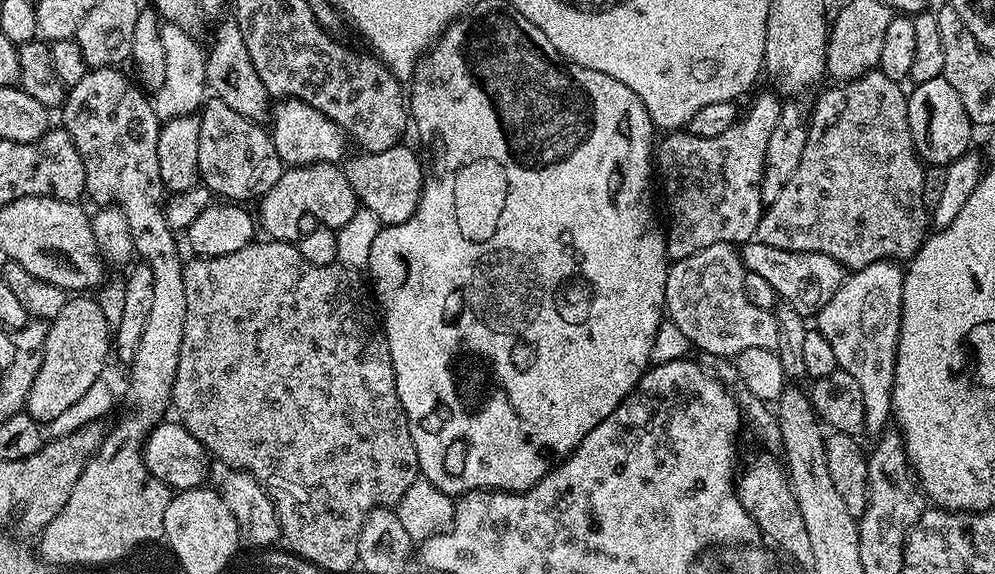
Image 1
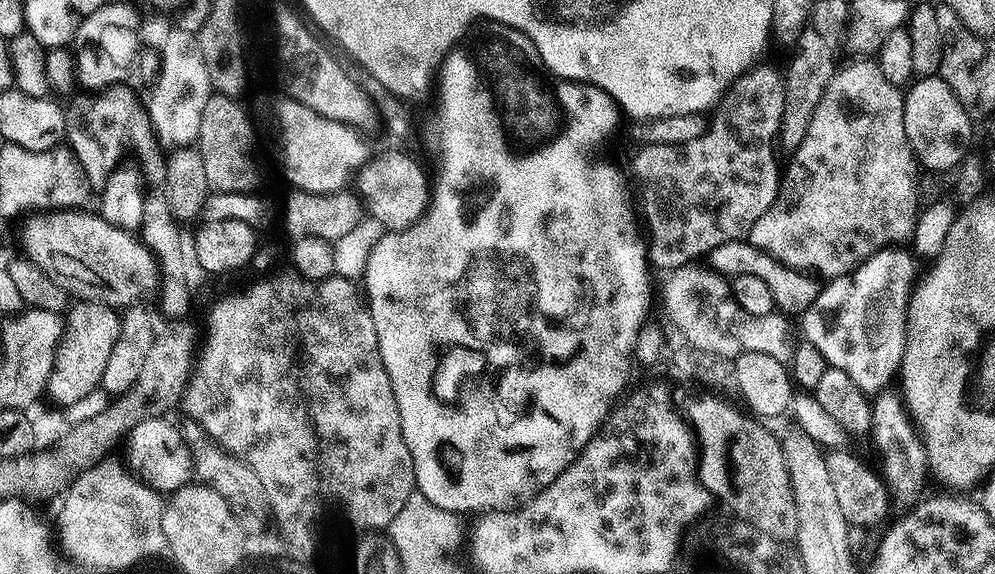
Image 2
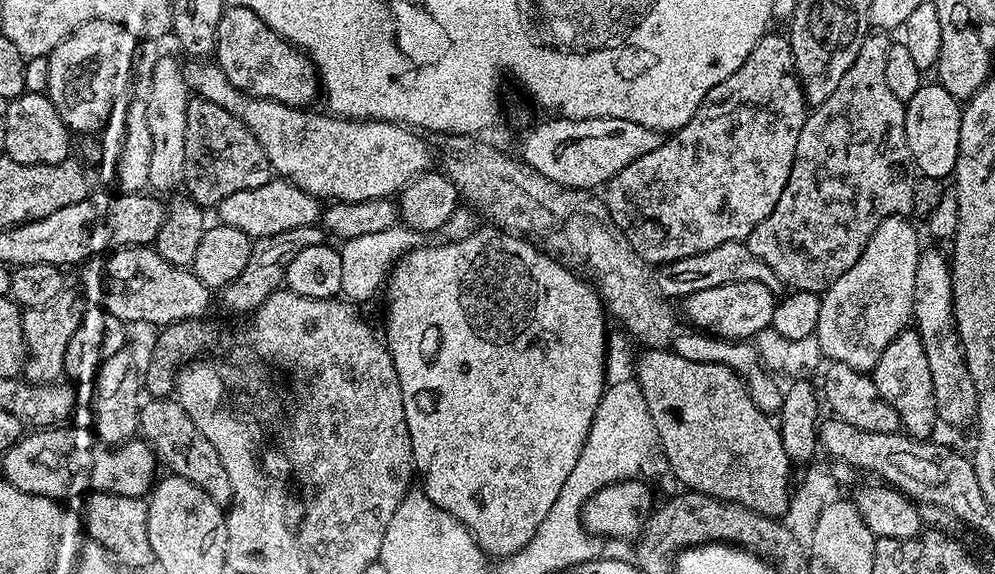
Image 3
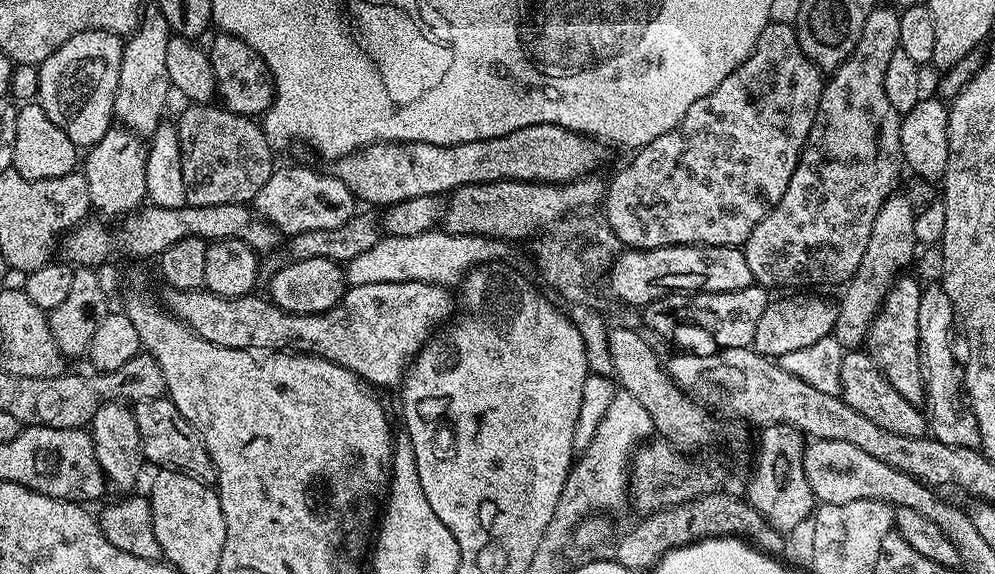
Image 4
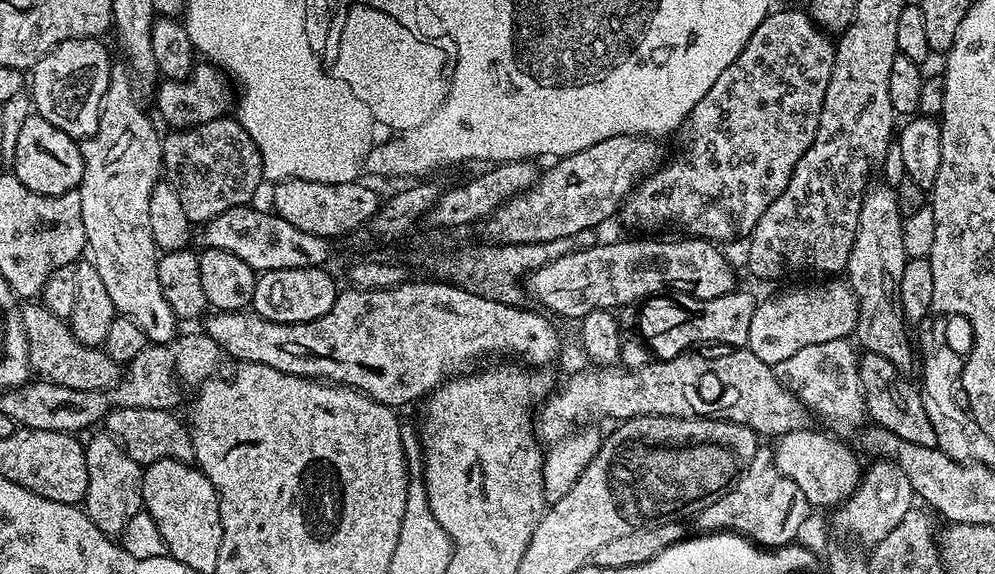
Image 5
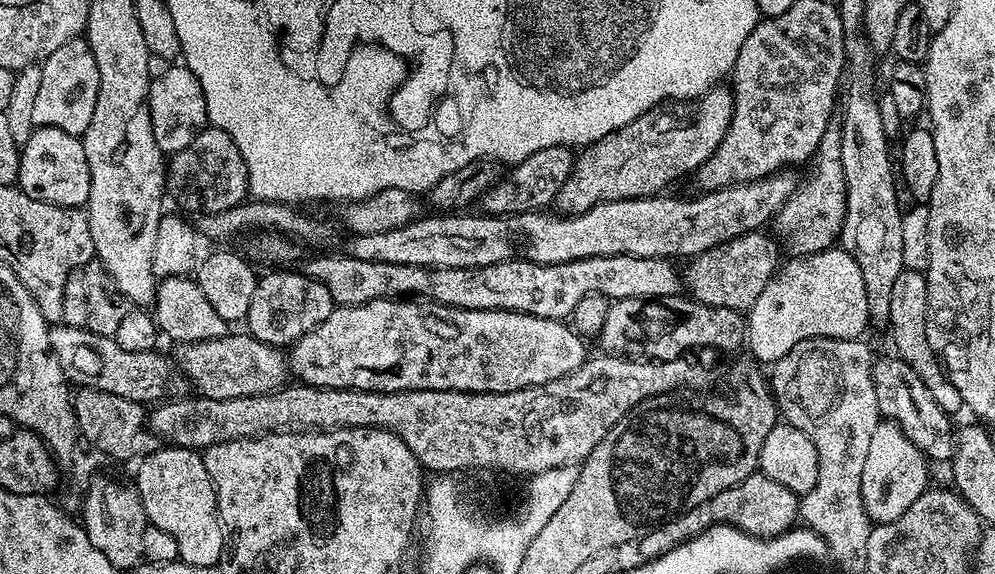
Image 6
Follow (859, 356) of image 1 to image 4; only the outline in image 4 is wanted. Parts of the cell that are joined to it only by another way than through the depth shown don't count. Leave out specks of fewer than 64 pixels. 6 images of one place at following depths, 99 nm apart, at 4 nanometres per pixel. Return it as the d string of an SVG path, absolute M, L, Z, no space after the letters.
M894 194L878 210L878 218L874 218L874 226L870 230L870 242L866 246L866 254L862 258L860 268L843 289L844 297L838 301L838 314L834 335L845 349L856 350L867 341L868 328L879 312L888 289L896 283L904 268L913 263L918 252L918 241L914 234L914 222L917 209L901 194Z

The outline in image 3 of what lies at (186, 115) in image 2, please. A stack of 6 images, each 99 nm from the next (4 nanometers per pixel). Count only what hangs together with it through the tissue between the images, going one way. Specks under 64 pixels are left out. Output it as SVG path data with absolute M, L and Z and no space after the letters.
M161 55L154 66L153 86L150 89L149 106L146 107L146 122L150 125L150 137L153 142L147 187L157 193L164 192L167 188L179 189L184 183L186 112L189 99L190 89L181 61L176 61L172 56Z

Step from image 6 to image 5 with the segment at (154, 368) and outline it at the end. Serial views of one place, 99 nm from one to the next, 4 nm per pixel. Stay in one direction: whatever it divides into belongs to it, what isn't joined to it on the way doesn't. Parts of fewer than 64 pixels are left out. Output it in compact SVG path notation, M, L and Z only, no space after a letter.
M28 302L21 307L20 316L28 339L28 366L37 377L57 384L70 386L70 390L101 392L112 387L122 375L121 365L104 353L103 347L80 344L71 327L62 318L50 314L43 303Z

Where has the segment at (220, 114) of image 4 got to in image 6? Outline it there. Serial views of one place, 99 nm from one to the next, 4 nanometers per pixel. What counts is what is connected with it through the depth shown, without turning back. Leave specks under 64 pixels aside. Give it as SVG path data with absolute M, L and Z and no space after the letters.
M205 127L186 148L173 153L165 169L166 188L185 213L207 214L230 210L249 199L248 171L241 151L225 131Z

